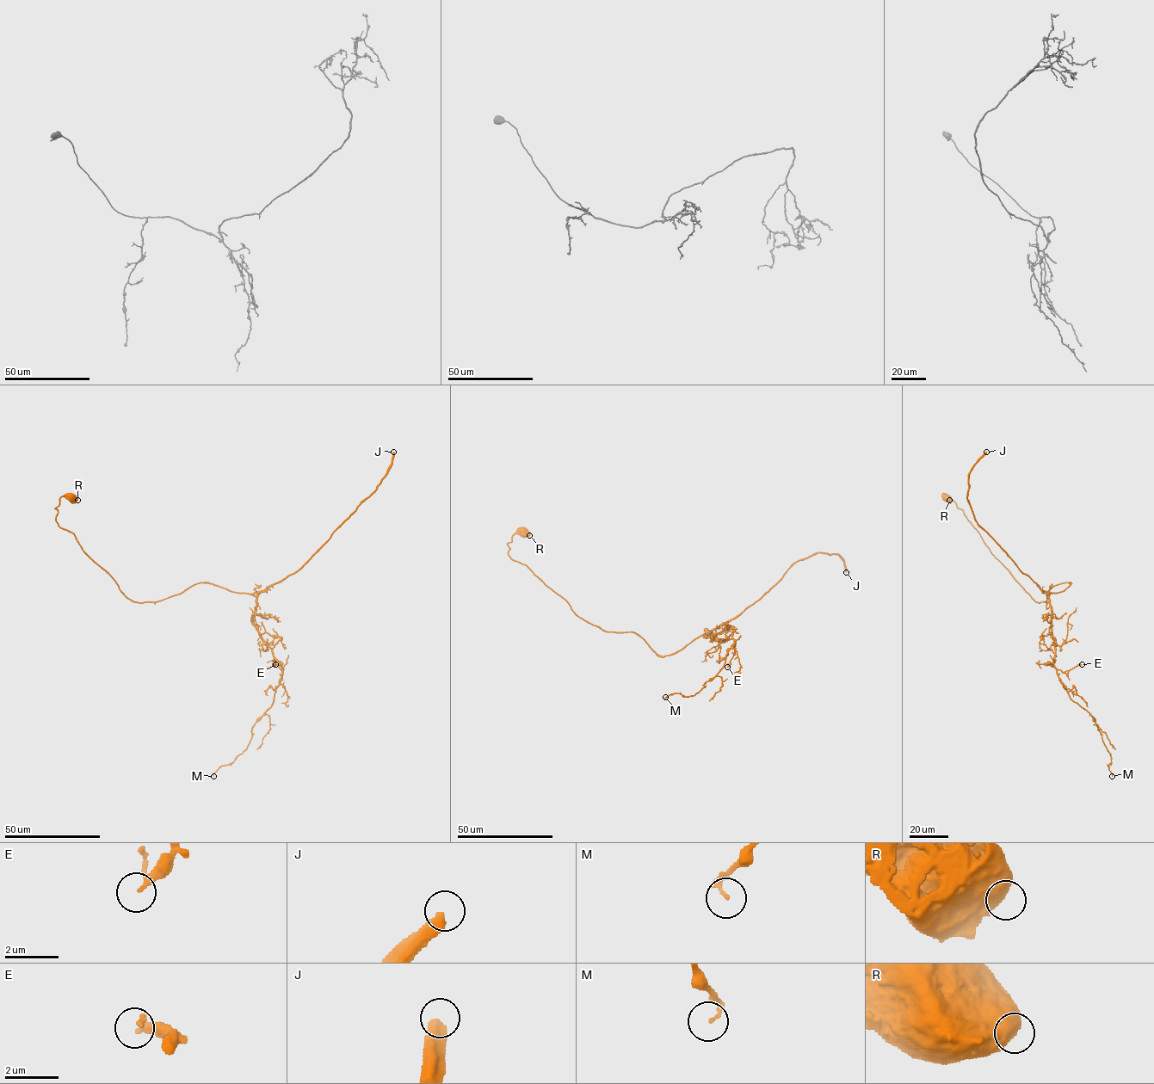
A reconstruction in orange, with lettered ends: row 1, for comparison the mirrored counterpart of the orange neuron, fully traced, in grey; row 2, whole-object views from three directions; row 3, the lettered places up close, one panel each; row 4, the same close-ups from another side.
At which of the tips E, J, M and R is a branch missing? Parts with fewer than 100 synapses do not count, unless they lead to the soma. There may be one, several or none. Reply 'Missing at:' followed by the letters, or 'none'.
Missing at: J

